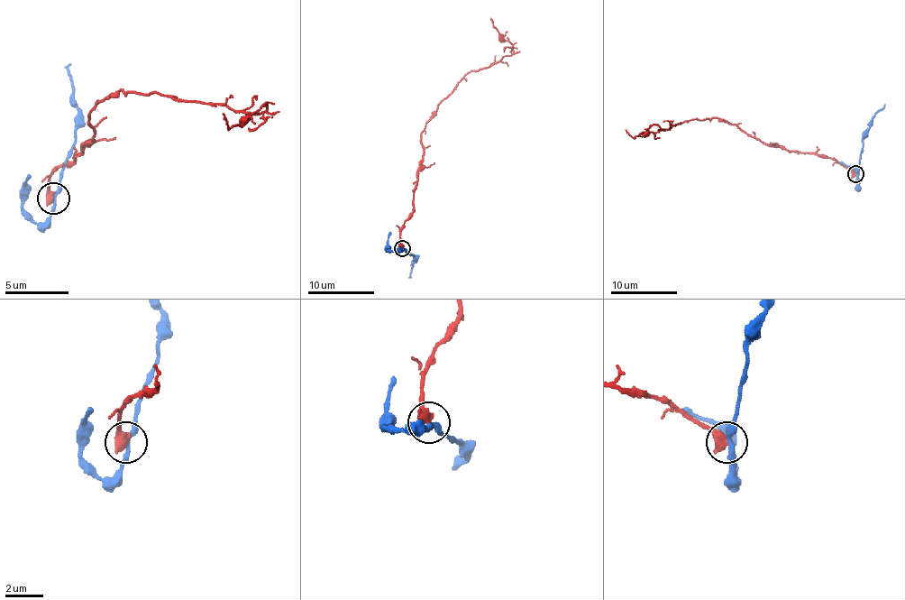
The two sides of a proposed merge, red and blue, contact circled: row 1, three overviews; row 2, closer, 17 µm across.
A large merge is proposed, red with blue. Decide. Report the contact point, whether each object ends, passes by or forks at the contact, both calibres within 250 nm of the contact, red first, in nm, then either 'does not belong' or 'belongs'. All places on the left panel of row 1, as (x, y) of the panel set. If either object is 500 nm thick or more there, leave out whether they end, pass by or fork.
place (53, 198); calibres 600 and 260 nm; does not belong

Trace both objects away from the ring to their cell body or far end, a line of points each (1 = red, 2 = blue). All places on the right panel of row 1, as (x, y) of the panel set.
1: (855, 174), (817, 152), (767, 146), (714, 117), (689, 119), (667, 129), (653, 124), (639, 136), (626, 129)
2: (857, 174), (863, 133), (870, 119), (885, 105)

